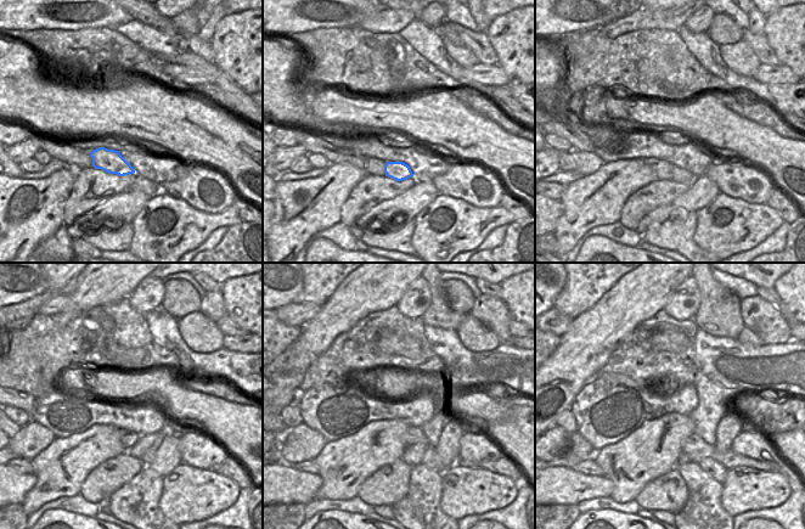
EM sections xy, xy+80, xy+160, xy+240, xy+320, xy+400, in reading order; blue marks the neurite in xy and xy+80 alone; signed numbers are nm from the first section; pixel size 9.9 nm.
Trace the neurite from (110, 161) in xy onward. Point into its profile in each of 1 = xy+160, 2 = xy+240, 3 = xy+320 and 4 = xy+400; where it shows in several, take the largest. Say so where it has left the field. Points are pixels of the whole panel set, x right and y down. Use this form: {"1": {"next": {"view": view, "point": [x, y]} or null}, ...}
{"1": {"next": {"view": "xy+160", "point": [679, 175]}}, "2": {"next": {"view": "xy+240", "point": [148, 456]}}, "3": {"next": {"view": "xy+320", "point": [431, 459]}}, "4": {"next": {"view": "xy+400", "point": [715, 470]}}}

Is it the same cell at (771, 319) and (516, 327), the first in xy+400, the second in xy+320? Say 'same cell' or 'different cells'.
different cells

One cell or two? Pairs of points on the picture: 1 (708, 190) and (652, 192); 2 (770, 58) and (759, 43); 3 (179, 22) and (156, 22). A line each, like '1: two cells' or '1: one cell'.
1: two cells
2: one cell
3: two cells

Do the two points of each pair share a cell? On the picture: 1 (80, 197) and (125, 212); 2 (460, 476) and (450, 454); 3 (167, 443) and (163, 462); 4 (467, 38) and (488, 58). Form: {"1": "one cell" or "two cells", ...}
{"1": "two cells", "2": "two cells", "3": "one cell", "4": "one cell"}

